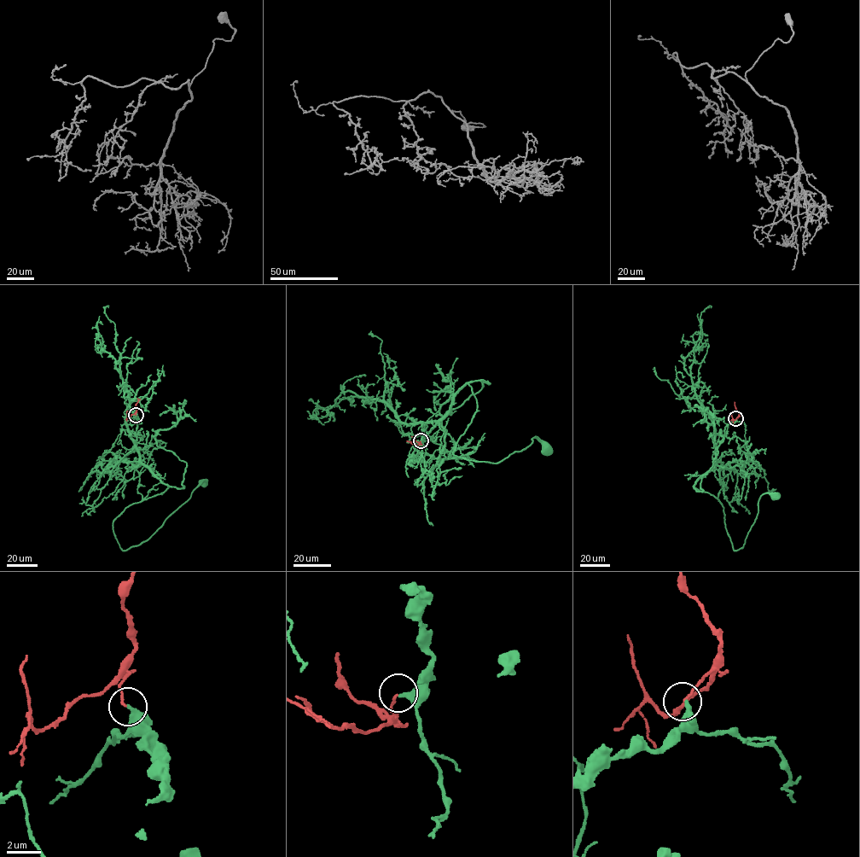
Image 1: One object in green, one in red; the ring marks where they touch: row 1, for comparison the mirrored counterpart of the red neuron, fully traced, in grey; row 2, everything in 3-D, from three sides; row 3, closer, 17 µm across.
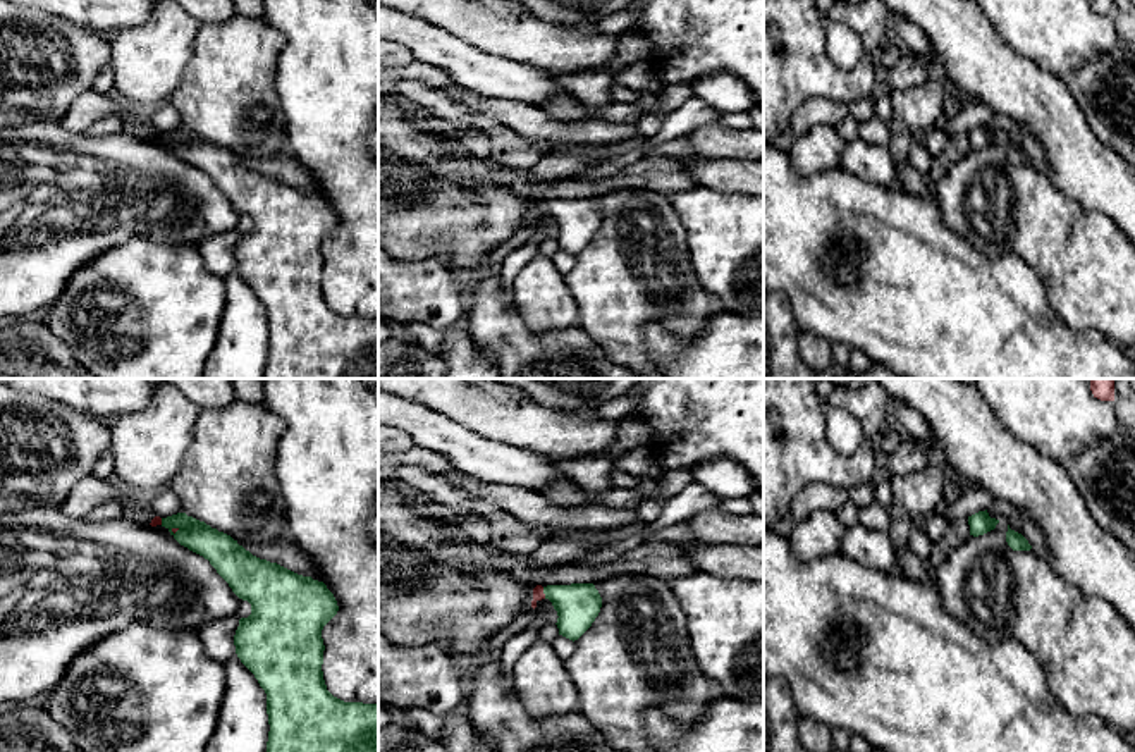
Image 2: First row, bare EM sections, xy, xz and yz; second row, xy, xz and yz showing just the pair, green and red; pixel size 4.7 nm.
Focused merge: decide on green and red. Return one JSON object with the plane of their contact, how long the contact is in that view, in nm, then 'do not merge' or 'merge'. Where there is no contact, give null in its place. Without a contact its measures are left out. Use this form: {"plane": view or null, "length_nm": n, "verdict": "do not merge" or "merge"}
{"plane": "xz", "length_nm": 60, "verdict": "do not merge"}

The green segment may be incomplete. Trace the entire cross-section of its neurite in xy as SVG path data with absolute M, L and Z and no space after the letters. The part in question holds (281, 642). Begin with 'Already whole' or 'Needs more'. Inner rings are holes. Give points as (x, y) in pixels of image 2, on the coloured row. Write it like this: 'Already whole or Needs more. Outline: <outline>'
Already whole. Outline: M186 513L162 518L162 527L181 546L208 559L232 592L251 604L251 614L239 619L234 645L241 663L255 675L267 693L270 724L267 752L378 752L378 704L344 702L327 690L323 680L322 664L325 645L322 630L339 611L337 601L327 585L253 556L230 535Z

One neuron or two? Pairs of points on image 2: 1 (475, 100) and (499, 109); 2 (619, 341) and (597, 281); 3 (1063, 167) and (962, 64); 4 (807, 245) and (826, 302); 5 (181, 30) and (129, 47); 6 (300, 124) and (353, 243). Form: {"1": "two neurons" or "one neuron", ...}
{"1": "one neuron", "2": "one neuron", "3": "one neuron", "4": "one neuron", "5": "one neuron", "6": "one neuron"}

